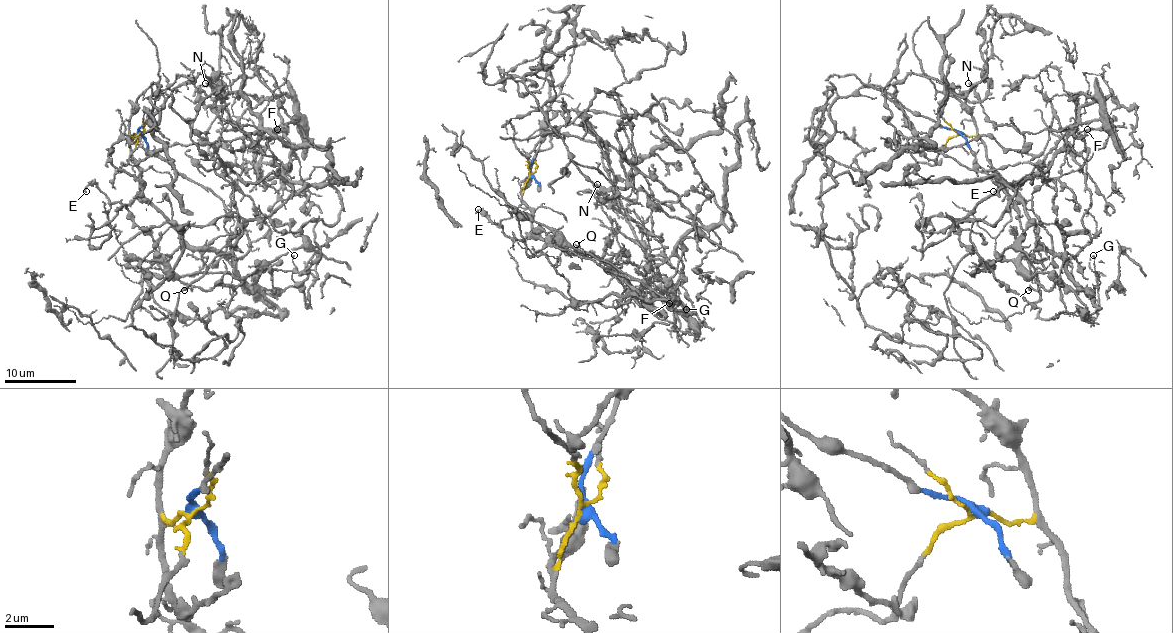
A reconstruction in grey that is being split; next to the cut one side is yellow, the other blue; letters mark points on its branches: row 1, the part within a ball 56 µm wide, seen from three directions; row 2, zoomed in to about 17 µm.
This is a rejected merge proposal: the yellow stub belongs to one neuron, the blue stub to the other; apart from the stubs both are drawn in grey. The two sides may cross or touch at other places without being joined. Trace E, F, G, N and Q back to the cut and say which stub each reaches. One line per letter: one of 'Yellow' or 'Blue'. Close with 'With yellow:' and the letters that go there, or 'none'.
E: Yellow
F: Blue
G: Yellow
N: Blue
Q: Yellow
With yellow: E, G, Q

